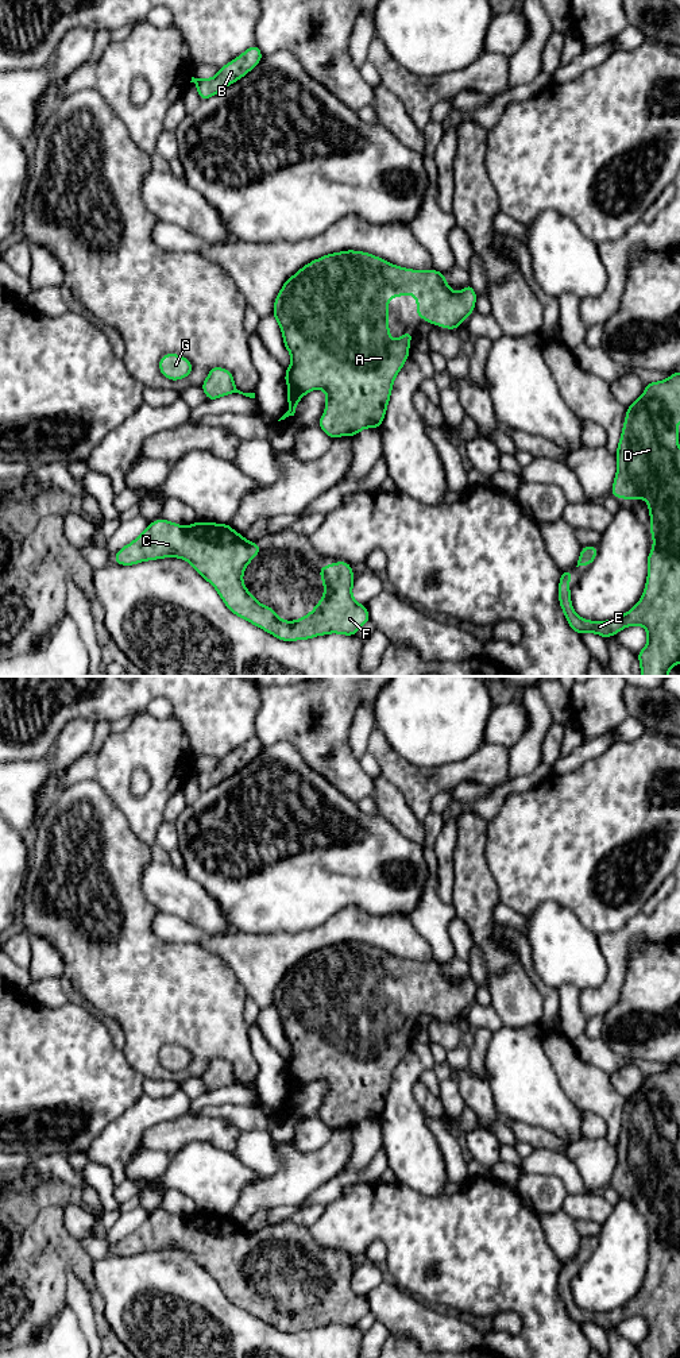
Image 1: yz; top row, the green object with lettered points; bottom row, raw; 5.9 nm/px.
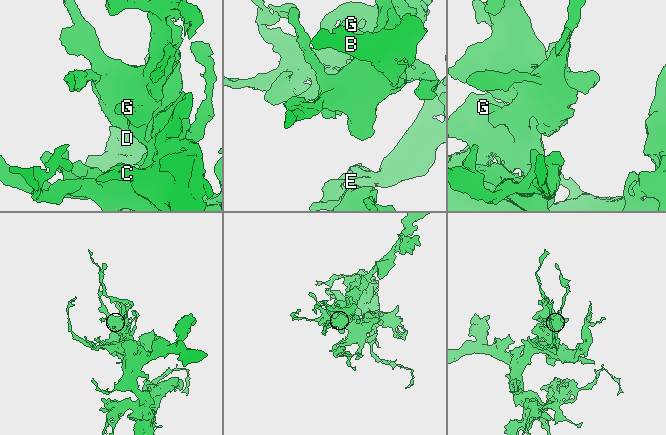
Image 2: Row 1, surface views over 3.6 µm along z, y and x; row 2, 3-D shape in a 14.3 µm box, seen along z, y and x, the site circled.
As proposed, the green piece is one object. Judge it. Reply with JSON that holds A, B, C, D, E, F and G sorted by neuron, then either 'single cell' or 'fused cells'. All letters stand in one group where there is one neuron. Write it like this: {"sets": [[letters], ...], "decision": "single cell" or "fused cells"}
{"sets": [["A", "B", "C", "D", "E", "F", "G"]], "decision": "single cell"}

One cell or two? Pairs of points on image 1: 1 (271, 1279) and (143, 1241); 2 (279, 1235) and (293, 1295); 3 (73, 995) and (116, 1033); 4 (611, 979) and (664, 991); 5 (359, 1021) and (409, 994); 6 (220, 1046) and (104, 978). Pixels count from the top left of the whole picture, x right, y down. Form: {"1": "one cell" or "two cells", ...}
{"1": "one cell", "2": "one cell", "3": "one cell", "4": "two cells", "5": "one cell", "6": "one cell"}

